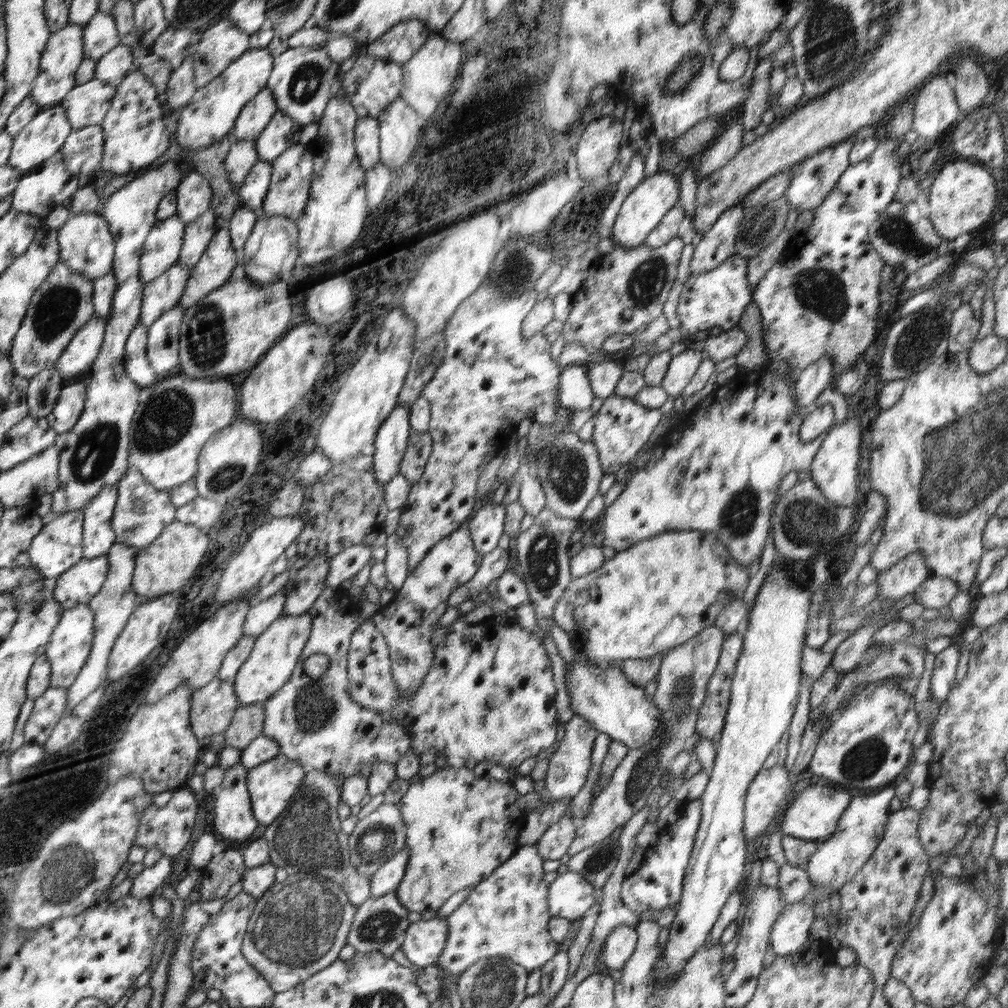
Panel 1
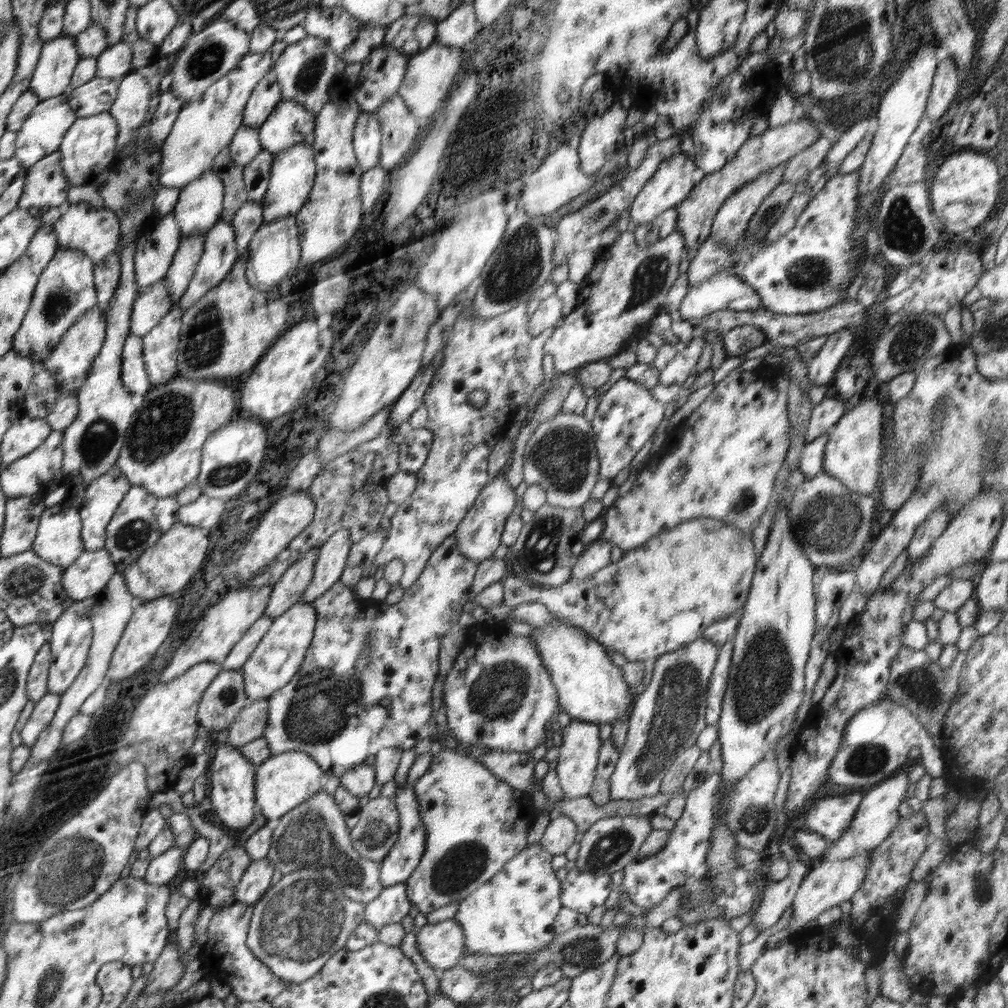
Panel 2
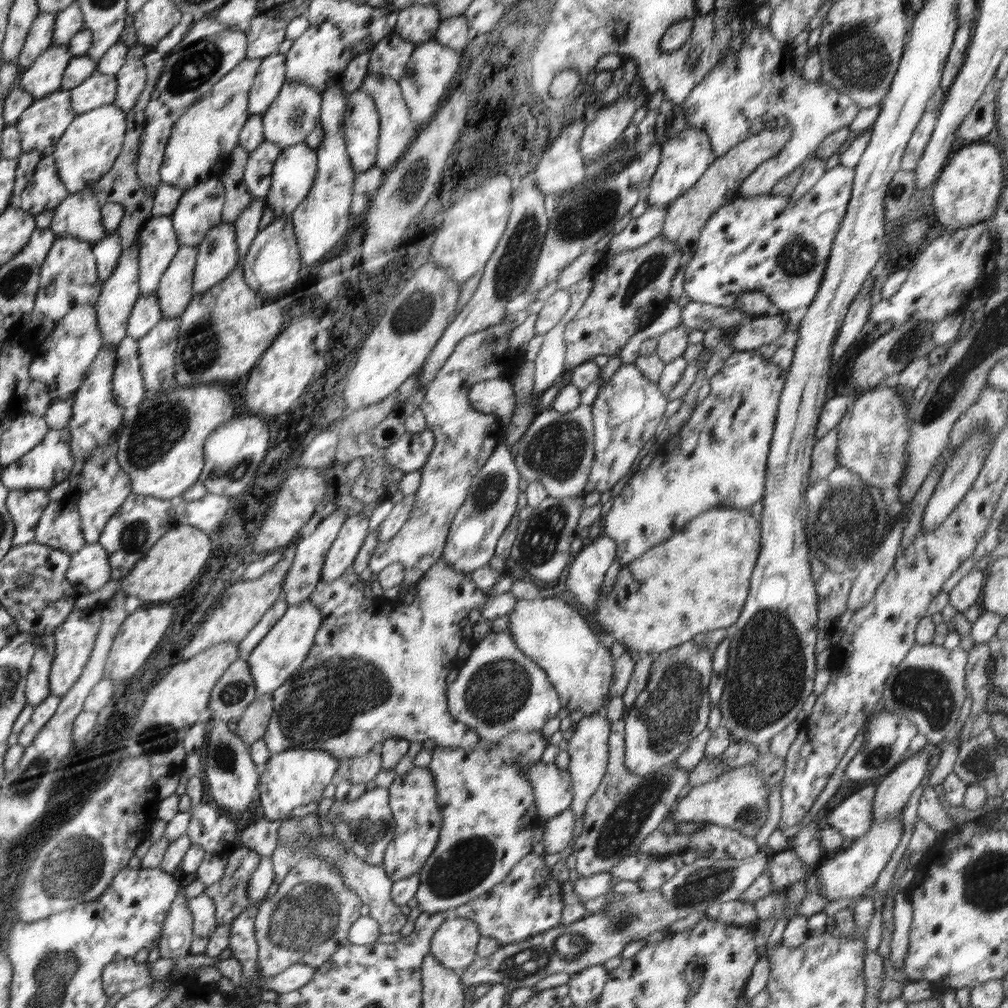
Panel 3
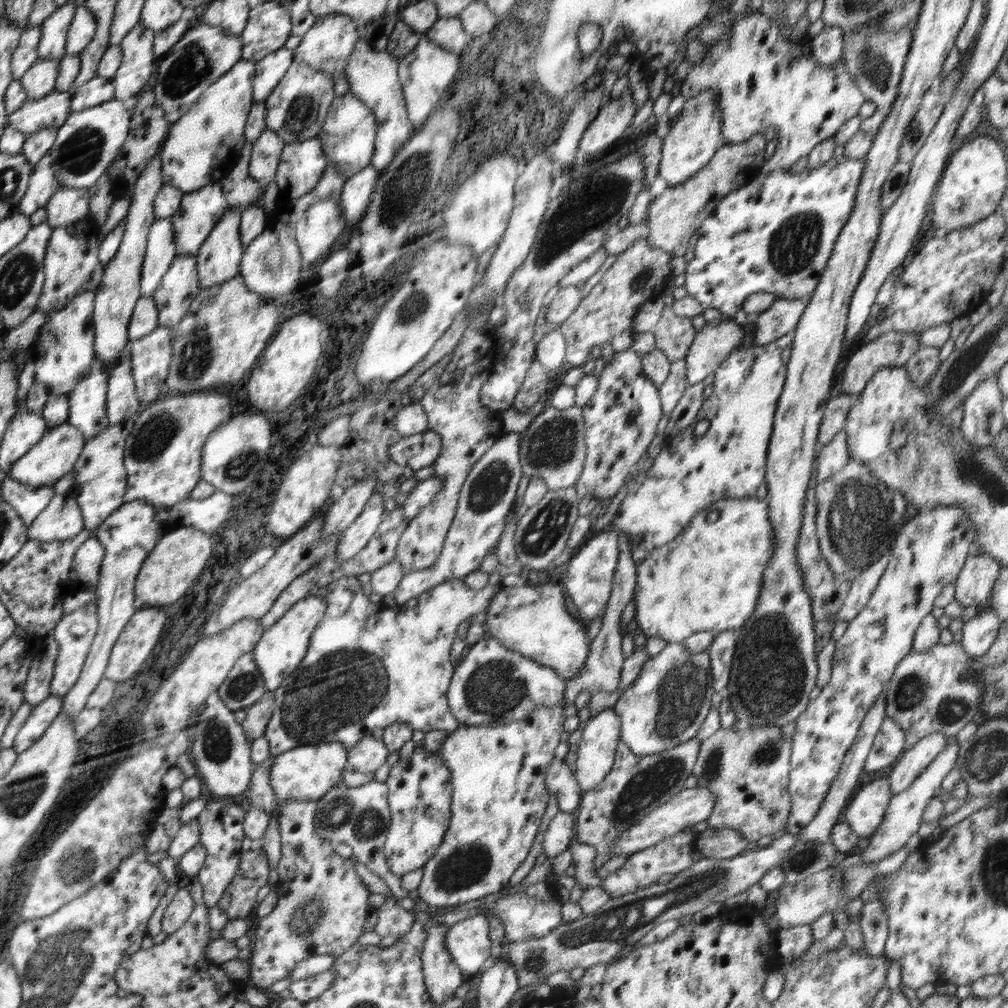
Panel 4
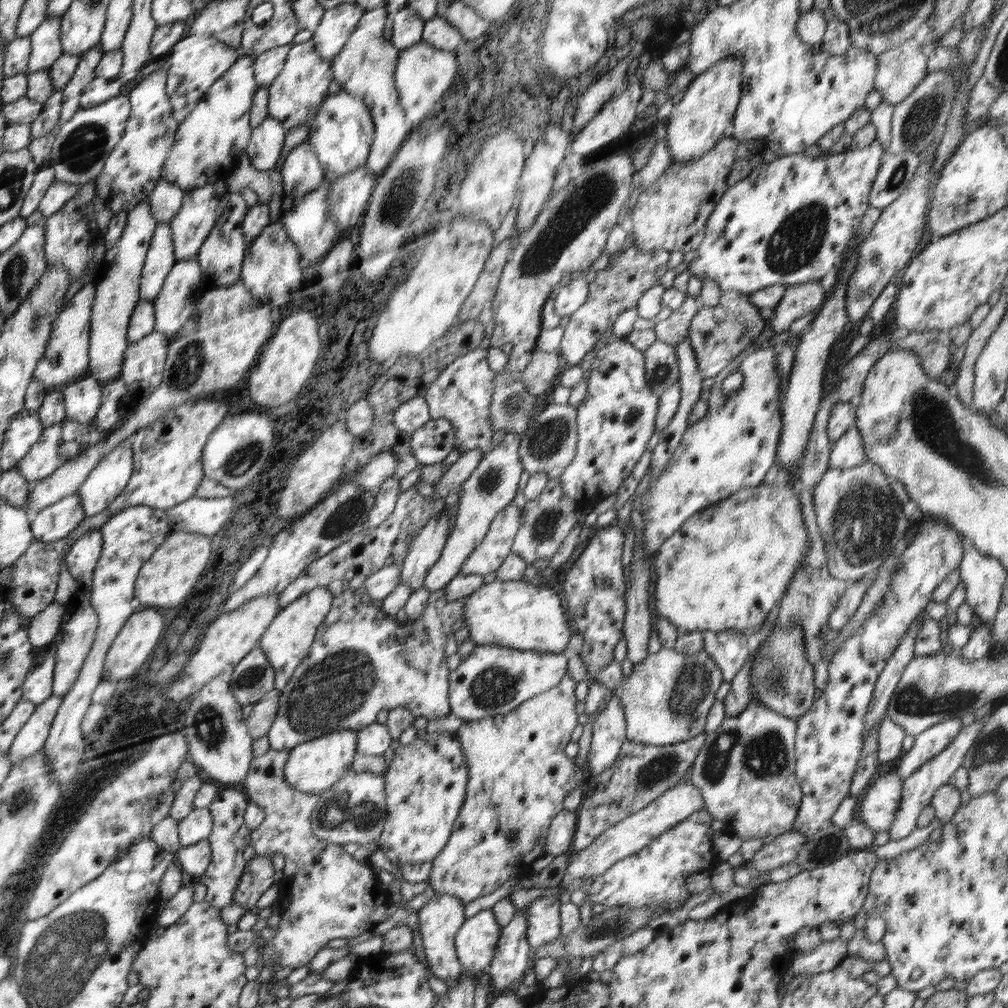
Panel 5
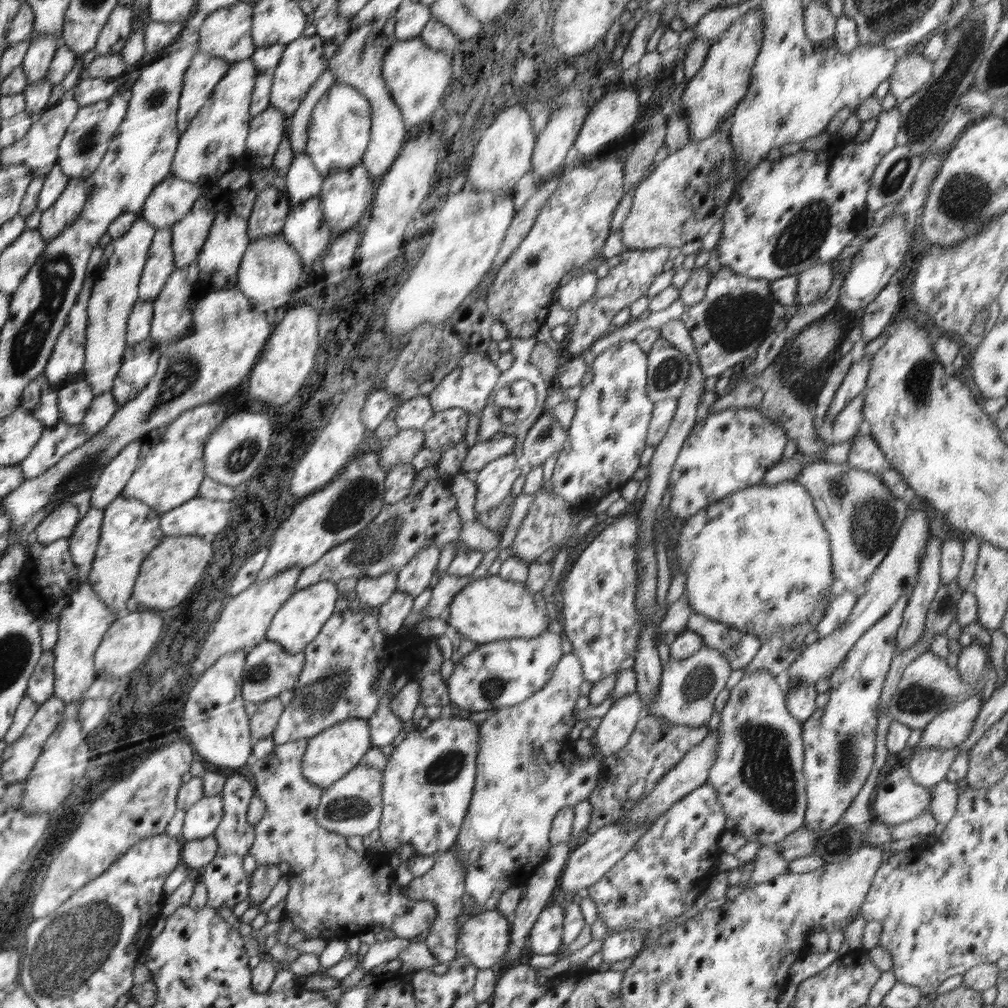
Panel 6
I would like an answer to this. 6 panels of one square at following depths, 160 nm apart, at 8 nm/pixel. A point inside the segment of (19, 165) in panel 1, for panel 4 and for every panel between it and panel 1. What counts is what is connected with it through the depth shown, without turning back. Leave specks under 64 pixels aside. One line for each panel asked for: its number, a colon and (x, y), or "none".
2: (43, 132)
3: (40, 127)
4: (52, 110)

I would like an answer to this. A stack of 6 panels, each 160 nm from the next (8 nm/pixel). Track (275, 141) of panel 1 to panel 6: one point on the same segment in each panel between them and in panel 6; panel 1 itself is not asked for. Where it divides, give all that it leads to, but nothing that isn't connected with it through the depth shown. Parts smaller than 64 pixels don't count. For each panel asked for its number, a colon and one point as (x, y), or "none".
2: (289, 123)
3: (295, 113)
4: (296, 110)
5: (295, 96)
6: (302, 62)

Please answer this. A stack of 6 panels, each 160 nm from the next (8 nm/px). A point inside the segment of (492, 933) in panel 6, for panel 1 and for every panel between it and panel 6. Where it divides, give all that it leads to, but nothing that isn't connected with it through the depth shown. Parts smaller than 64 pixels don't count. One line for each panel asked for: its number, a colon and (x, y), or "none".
1: (424, 941)
2: (441, 944)
3: (454, 944)
4: (468, 943)
5: (475, 943)

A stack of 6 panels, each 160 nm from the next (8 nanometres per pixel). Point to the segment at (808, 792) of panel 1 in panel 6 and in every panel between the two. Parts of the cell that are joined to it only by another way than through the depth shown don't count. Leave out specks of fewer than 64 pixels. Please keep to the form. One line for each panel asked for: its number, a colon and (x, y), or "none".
2: (830, 816)
3: (852, 817)
4: (865, 812)
5: (878, 808)
6: (899, 799)

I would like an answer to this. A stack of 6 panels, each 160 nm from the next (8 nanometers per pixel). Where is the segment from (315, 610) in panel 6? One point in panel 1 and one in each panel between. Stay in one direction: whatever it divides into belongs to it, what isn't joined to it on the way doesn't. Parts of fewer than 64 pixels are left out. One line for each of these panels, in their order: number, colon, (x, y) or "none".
1: (276, 652)
2: (276, 659)
3: (280, 653)
4: (281, 648)
5: (287, 640)

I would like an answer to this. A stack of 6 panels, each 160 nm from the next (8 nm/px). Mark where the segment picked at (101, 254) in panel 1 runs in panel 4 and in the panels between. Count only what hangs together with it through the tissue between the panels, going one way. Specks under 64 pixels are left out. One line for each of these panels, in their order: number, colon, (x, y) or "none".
2: (96, 232)
3: (78, 216)
4: (68, 205)

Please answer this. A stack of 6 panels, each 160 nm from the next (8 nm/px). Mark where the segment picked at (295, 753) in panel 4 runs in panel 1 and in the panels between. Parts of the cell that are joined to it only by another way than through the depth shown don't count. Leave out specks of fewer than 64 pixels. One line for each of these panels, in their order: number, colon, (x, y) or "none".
1: (271, 785)
2: (283, 781)
3: (295, 777)

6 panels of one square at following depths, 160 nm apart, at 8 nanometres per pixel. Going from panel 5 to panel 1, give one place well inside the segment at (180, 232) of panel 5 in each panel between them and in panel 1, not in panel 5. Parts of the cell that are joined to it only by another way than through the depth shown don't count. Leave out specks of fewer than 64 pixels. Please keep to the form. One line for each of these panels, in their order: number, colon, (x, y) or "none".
1: (195, 193)
2: (200, 207)
3: (201, 208)
4: (202, 209)

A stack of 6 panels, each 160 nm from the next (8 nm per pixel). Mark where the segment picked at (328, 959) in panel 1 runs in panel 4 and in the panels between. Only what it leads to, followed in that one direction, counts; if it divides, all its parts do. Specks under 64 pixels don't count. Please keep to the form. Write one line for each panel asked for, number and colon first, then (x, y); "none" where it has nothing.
2: (299, 923)
3: (309, 917)
4: (321, 909)

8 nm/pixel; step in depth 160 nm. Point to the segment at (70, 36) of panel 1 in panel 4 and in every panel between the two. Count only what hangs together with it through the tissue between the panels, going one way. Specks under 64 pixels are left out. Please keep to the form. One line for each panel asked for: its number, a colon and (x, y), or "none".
2: (58, 59)
3: (44, 76)
4: (39, 80)

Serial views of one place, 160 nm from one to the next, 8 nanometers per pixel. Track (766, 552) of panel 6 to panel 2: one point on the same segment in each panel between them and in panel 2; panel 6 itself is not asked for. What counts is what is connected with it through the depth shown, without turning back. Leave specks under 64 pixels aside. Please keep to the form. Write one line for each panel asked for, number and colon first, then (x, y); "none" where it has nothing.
2: (661, 596)
3: (697, 580)
4: (708, 578)
5: (725, 569)

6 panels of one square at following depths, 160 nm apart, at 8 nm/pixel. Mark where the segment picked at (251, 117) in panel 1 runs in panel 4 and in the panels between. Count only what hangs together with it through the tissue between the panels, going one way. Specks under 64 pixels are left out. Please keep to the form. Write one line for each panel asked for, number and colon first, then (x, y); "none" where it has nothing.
2: (267, 94)
3: (266, 85)
4: (269, 71)

